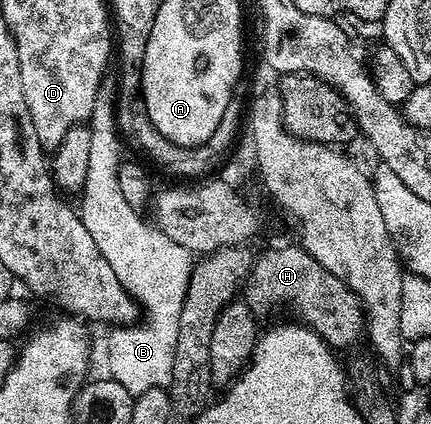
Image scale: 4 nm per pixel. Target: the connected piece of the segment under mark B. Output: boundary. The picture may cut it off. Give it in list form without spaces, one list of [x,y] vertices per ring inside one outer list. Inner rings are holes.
[[[108,92],[99,94],[104,96],[104,108],[94,104],[92,111],[92,153],[78,211],[86,230],[90,230],[90,238],[94,238],[94,246],[102,250],[102,258],[110,262],[110,270],[114,270],[118,282],[142,309],[139,322],[113,327],[108,336],[107,375],[116,380],[118,386],[126,386],[135,398],[146,394],[146,390],[171,385],[174,346],[178,346],[178,322],[182,319],[182,302],[186,298],[194,256],[183,251],[156,226],[148,225],[140,217],[143,215],[122,198],[122,190],[118,190],[118,170],[122,159],[120,136],[116,133],[118,100],[108,100]]]

